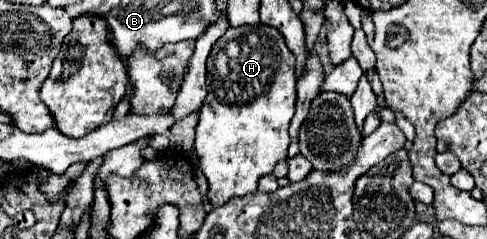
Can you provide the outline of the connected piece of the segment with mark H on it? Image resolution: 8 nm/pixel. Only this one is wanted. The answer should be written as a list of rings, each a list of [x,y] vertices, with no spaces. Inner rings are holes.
[[[241,25],[229,27],[213,45],[207,59],[207,97],[199,111],[195,153],[201,171],[209,181],[209,201],[223,205],[231,197],[241,197],[257,191],[257,181],[271,173],[279,161],[287,159],[289,123],[295,115],[295,57],[285,45],[283,35],[271,25]]]

